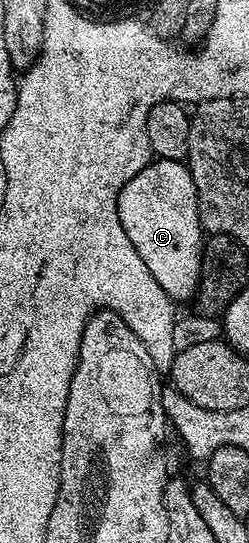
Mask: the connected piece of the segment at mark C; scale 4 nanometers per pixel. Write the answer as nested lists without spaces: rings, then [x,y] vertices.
[[[151,159],[148,166],[144,166],[144,170],[140,170],[140,174],[136,174],[136,178],[132,178],[120,190],[118,195],[118,213],[120,214],[120,226],[124,226],[124,234],[128,234],[128,242],[132,242],[132,246],[136,246],[136,254],[140,254],[144,266],[148,266],[148,271],[152,273],[152,278],[156,278],[156,282],[160,282],[160,287],[164,289],[164,294],[168,294],[171,300],[181,302],[181,300],[189,301],[191,297],[197,293],[200,287],[200,270],[202,269],[202,245],[204,243],[204,233],[202,231],[202,223],[198,217],[198,195],[194,186],[194,179],[190,170],[178,161]]]

